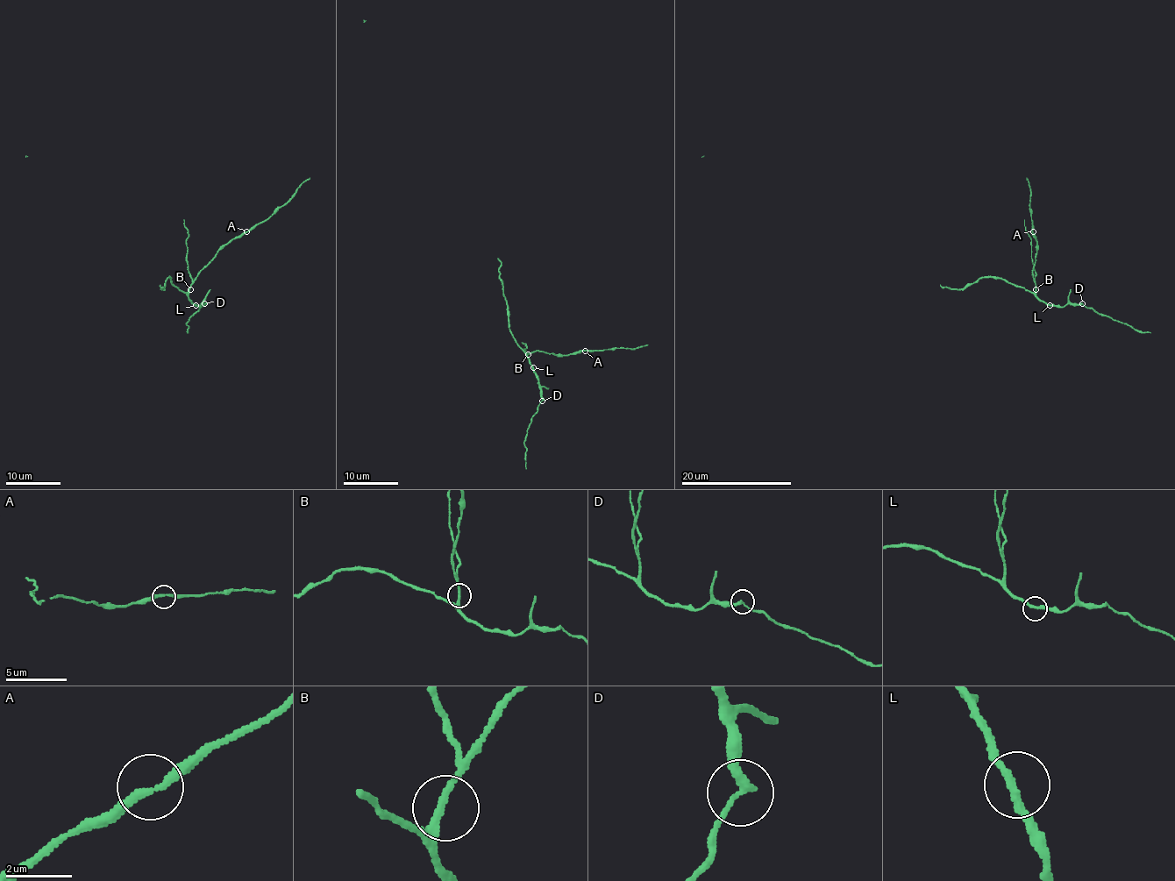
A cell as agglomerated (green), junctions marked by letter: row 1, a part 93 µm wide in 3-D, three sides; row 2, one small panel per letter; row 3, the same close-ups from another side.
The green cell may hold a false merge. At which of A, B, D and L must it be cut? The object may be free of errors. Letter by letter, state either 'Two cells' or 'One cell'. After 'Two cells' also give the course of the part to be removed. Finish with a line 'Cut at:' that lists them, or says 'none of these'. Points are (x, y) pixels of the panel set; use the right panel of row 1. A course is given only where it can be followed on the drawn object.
A: One cell
B: One cell
D: Two cells. Course of the part to remove: (1083, 302), (1099, 314), (1150, 333)
L: One cell
Cut at: D

